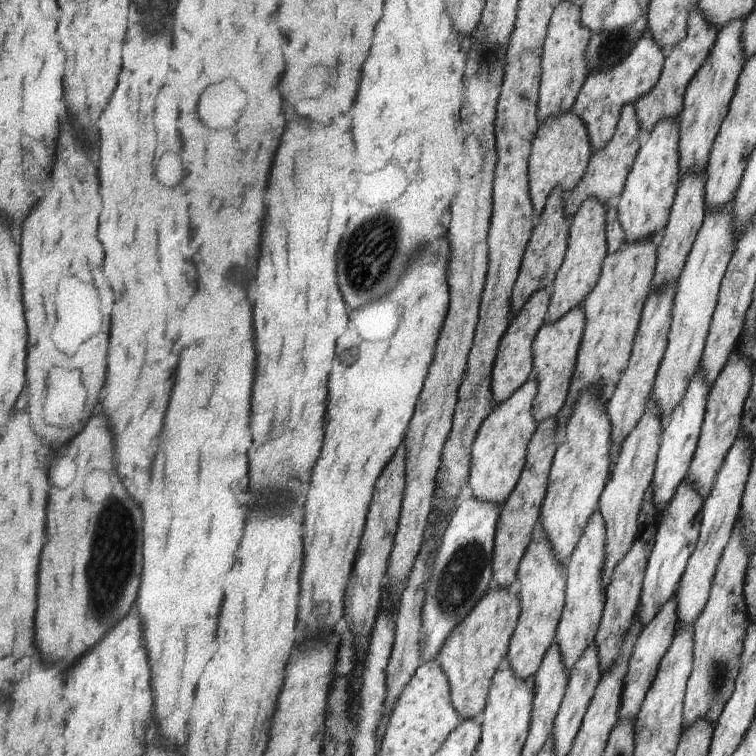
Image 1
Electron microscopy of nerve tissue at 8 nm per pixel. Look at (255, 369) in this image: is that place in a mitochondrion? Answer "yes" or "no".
no

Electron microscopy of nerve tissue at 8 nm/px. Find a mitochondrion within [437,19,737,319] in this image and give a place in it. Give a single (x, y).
(614, 44)

